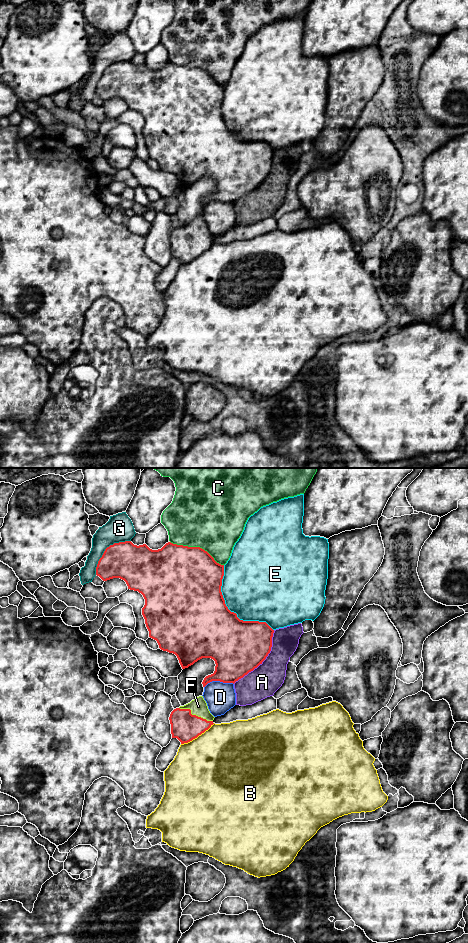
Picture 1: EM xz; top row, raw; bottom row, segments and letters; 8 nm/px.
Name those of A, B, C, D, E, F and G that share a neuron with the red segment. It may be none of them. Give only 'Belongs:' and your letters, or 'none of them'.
Belongs: F

